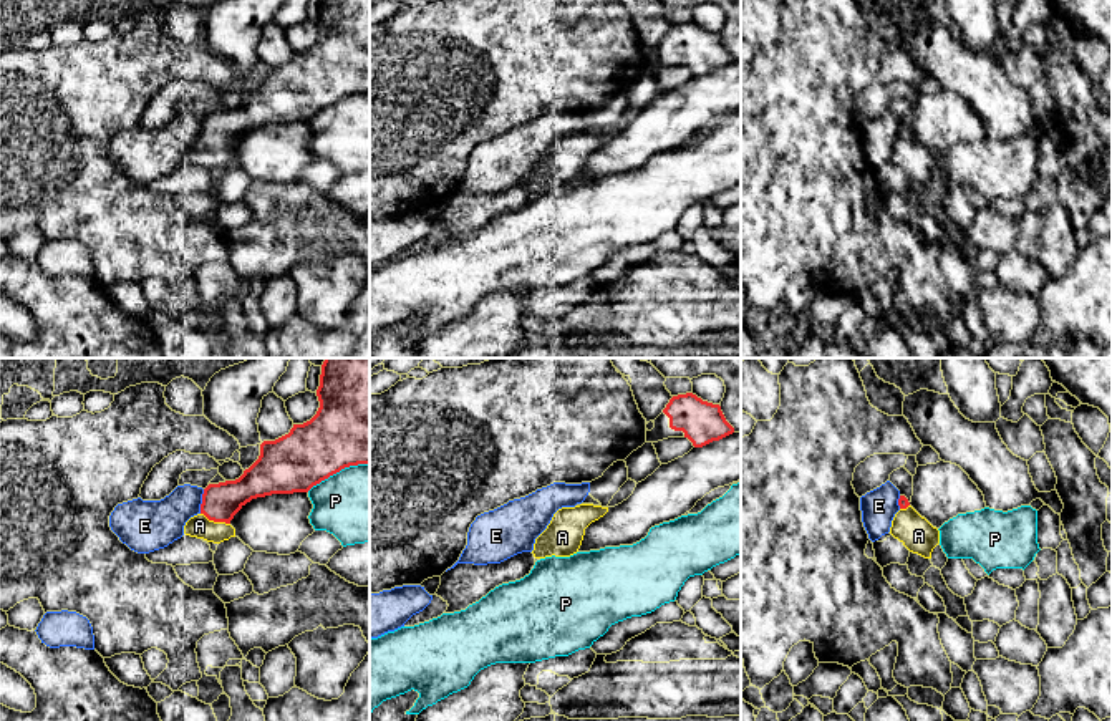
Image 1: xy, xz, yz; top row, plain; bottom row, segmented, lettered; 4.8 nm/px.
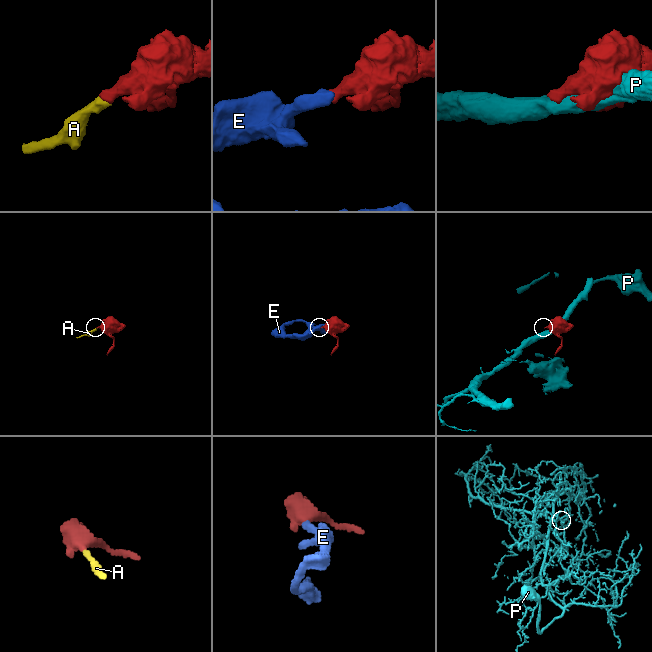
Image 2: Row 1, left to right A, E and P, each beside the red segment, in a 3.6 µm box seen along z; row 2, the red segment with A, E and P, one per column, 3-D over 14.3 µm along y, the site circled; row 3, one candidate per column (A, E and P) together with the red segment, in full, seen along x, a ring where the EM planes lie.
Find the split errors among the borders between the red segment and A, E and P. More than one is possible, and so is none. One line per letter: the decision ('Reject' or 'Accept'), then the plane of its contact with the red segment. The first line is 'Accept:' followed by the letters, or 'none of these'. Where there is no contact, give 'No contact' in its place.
Accept: A
A: Accept. Touches red in xy
E: Reject. Touches red in xy
P: Reject. Touches red in xy

